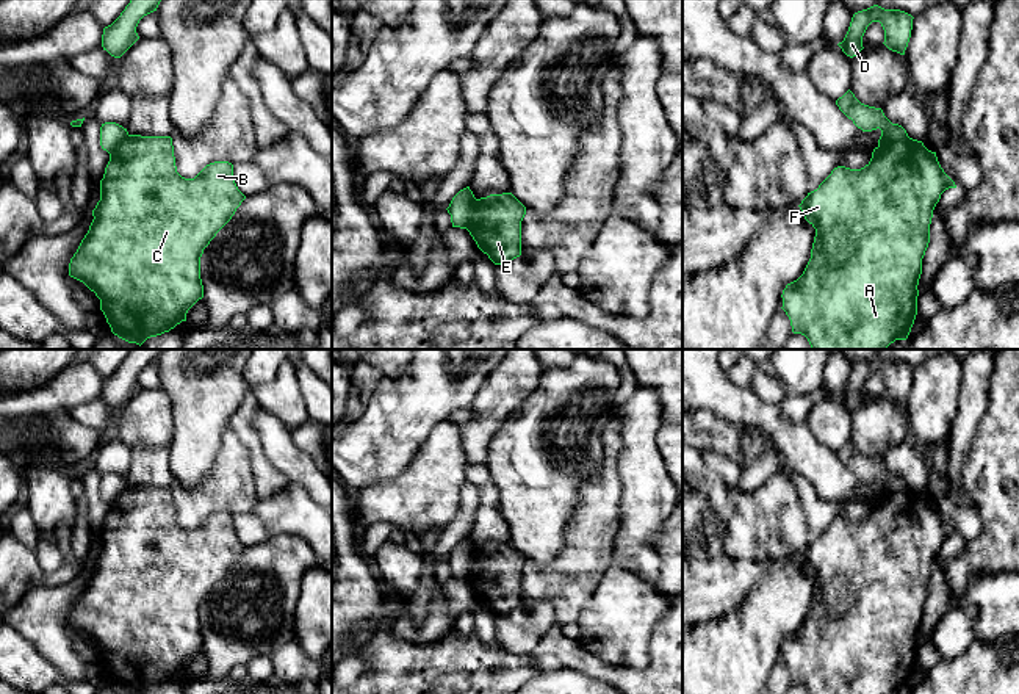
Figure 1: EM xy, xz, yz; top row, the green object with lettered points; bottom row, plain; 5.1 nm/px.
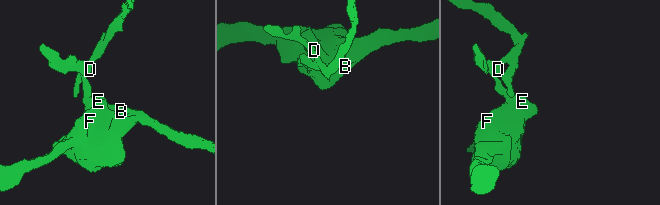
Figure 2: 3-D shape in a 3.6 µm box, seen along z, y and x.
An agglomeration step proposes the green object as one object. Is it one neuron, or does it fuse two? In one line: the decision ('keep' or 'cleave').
cleave

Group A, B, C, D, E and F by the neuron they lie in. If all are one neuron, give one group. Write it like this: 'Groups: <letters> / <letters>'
Groups: A B C E F / D

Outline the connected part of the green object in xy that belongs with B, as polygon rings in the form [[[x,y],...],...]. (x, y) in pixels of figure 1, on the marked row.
[[[171,136],[127,138],[110,154],[100,180],[100,201],[92,210],[92,222],[69,263],[69,276],[83,282],[100,299],[111,332],[119,338],[142,345],[147,338],[169,332],[186,321],[188,310],[203,298],[200,257],[216,233],[232,219],[246,196],[233,179],[233,164],[214,161],[194,179],[177,172]]]

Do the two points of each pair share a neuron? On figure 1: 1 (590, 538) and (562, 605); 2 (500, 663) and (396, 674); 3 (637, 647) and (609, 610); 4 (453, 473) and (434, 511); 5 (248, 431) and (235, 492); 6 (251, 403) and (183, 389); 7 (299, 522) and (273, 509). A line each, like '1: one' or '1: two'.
1: one
2: one
3: one
4: one
5: two
6: two
7: one

